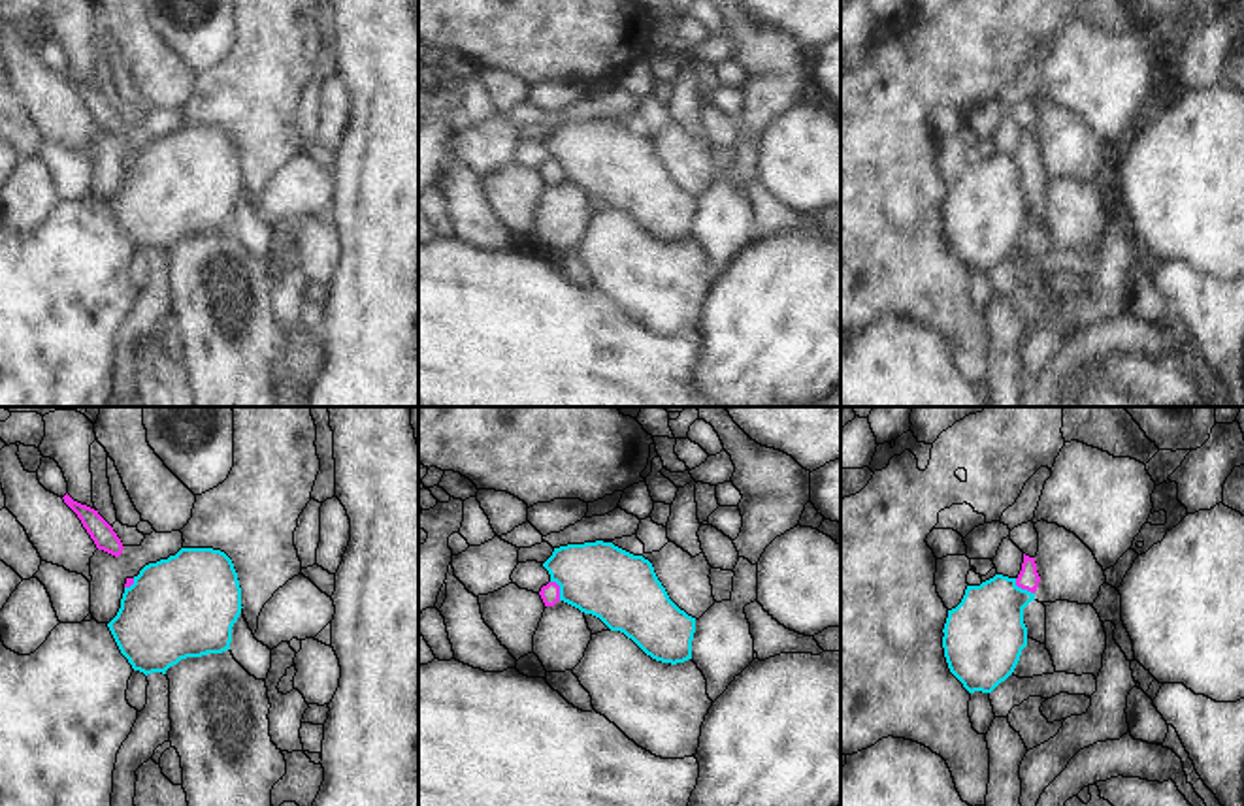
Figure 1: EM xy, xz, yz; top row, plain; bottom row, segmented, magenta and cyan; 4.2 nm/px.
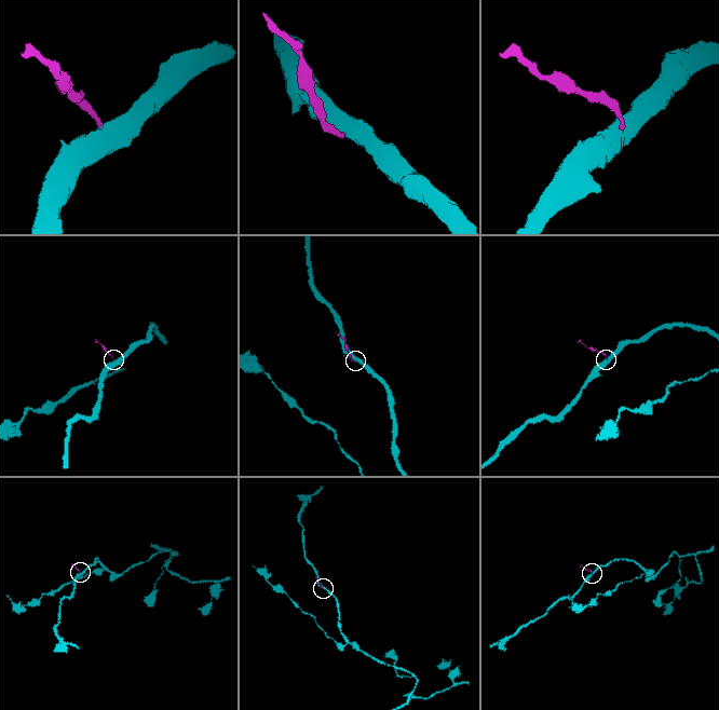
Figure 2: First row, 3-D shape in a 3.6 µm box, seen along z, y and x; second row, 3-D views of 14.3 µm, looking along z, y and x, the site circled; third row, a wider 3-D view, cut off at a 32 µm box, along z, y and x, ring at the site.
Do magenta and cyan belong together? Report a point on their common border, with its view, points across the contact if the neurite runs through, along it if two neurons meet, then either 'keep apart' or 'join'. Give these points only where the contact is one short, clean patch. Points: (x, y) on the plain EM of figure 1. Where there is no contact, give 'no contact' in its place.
yz (1022, 166) | along yz (1014, 157), (1018, 164), (1033, 172) | keep apart

